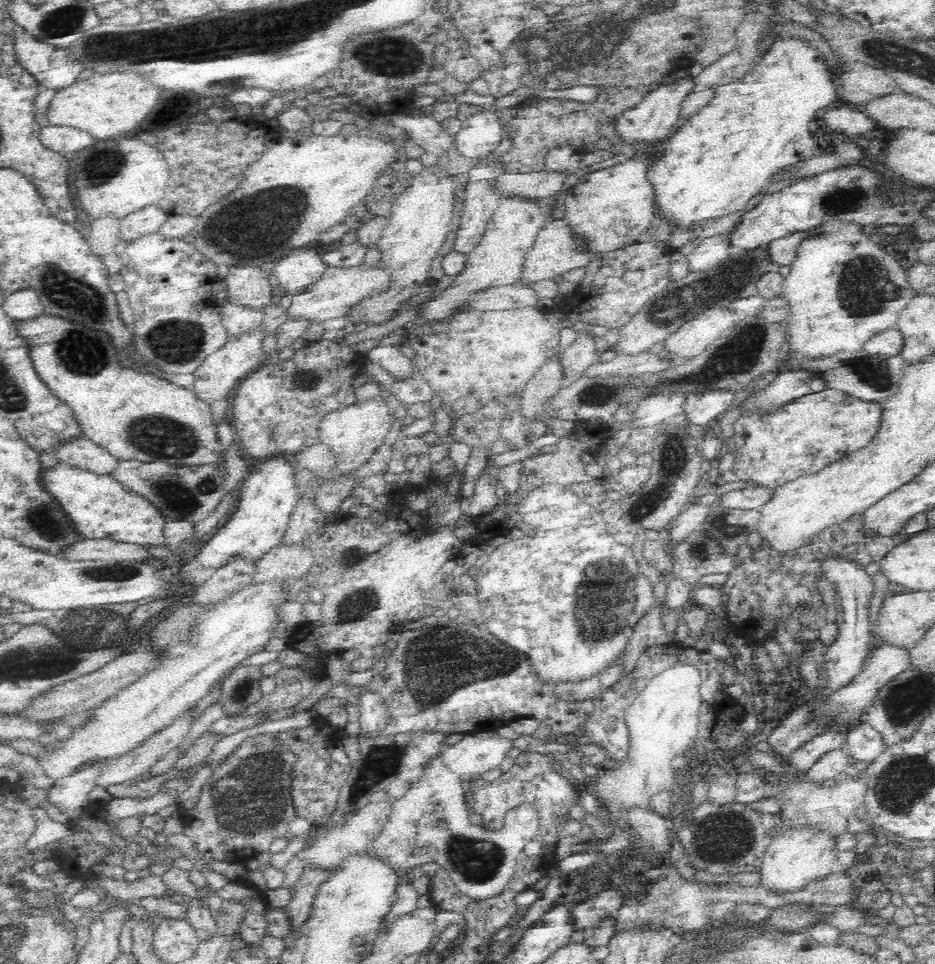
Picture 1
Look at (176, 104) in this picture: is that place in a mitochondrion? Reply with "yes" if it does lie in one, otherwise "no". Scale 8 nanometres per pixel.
yes

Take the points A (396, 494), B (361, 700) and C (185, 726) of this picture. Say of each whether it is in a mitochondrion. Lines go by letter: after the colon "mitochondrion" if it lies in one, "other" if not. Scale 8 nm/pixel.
A: other
B: other
C: other

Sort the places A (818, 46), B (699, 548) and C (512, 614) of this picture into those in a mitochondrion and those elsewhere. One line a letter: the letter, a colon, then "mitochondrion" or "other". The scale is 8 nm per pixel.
A: other
B: mitochondrion
C: other

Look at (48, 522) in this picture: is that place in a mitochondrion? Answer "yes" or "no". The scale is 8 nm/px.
yes

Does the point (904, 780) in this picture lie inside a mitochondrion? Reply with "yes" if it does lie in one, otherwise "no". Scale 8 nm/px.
yes

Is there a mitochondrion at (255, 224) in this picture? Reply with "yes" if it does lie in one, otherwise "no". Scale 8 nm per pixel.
yes

